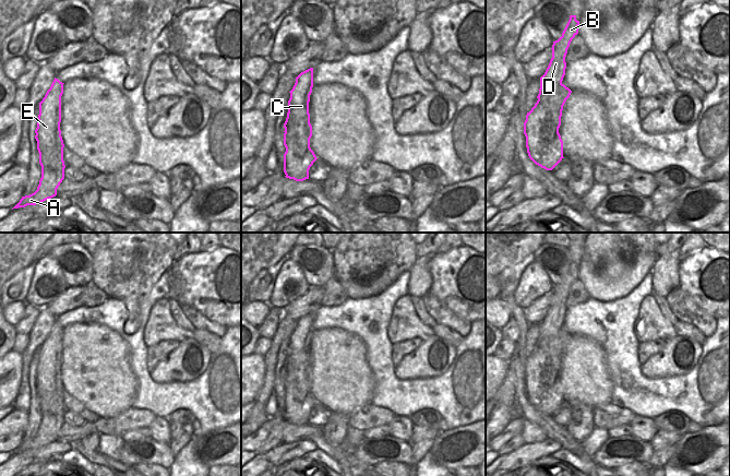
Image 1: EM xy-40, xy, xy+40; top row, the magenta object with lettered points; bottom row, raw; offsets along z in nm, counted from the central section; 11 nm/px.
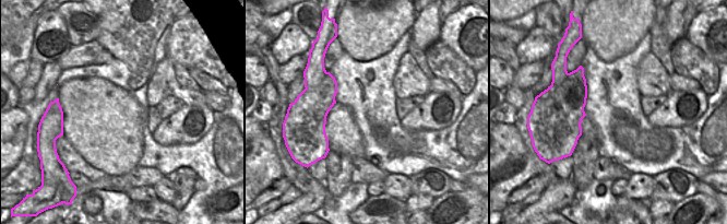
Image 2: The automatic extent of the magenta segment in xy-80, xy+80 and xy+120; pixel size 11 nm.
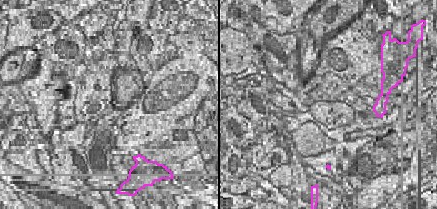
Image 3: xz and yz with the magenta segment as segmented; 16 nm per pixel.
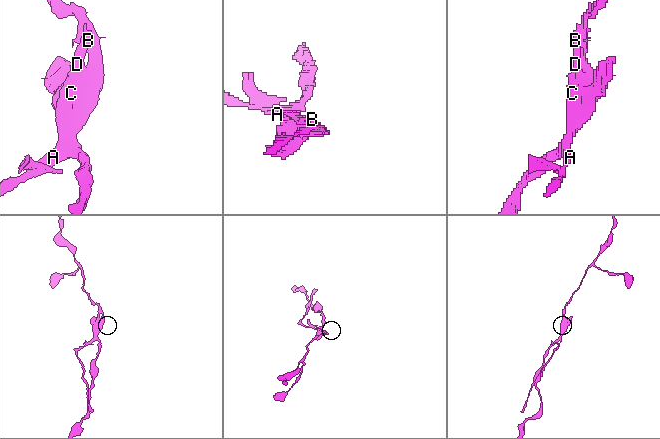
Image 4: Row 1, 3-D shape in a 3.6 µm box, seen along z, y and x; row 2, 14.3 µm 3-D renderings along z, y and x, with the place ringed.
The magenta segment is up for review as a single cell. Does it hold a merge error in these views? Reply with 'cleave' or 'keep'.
cleave

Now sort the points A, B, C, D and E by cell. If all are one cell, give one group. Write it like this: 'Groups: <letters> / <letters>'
Groups: A / B C D E

